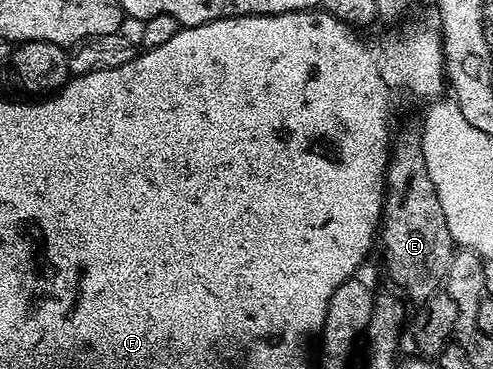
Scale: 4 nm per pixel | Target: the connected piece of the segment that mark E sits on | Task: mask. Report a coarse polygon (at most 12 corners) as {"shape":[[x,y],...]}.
{"shape":[[421,132],[391,139],[379,243],[420,305],[455,244]]}

